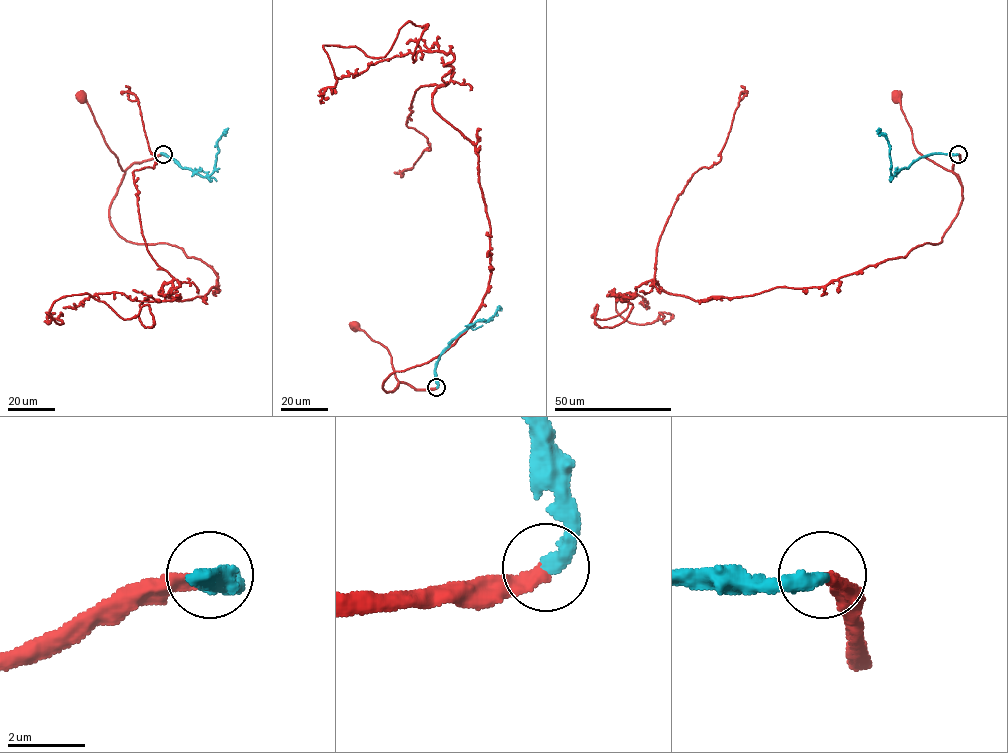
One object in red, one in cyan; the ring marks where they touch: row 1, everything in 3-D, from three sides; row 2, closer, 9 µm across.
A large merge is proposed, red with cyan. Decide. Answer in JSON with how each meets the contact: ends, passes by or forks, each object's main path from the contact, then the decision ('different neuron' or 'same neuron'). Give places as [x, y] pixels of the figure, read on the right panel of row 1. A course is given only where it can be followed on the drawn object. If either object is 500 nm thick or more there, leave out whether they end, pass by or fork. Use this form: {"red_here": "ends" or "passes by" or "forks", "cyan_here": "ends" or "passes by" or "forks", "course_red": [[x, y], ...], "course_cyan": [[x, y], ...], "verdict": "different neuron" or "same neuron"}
{"red_here": "ends", "cyan_here": "ends", "course_red": [[958, 154], [960, 161], [954, 163], [951, 171], [922, 155], [913, 142], [911, 129], [897, 96]], "course_cyan": [[958, 154], [919, 157], [891, 177], [888, 141], [879, 131], [880, 136]], "verdict": "same neuron"}

